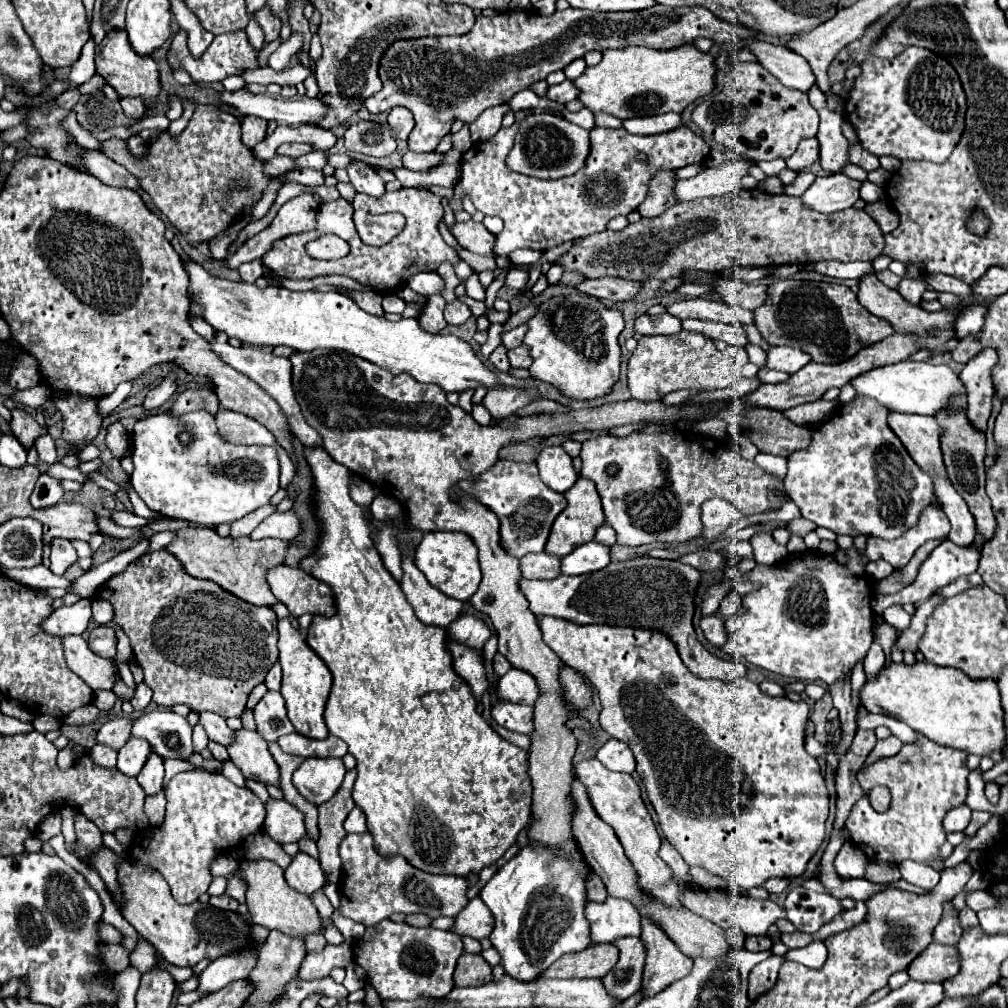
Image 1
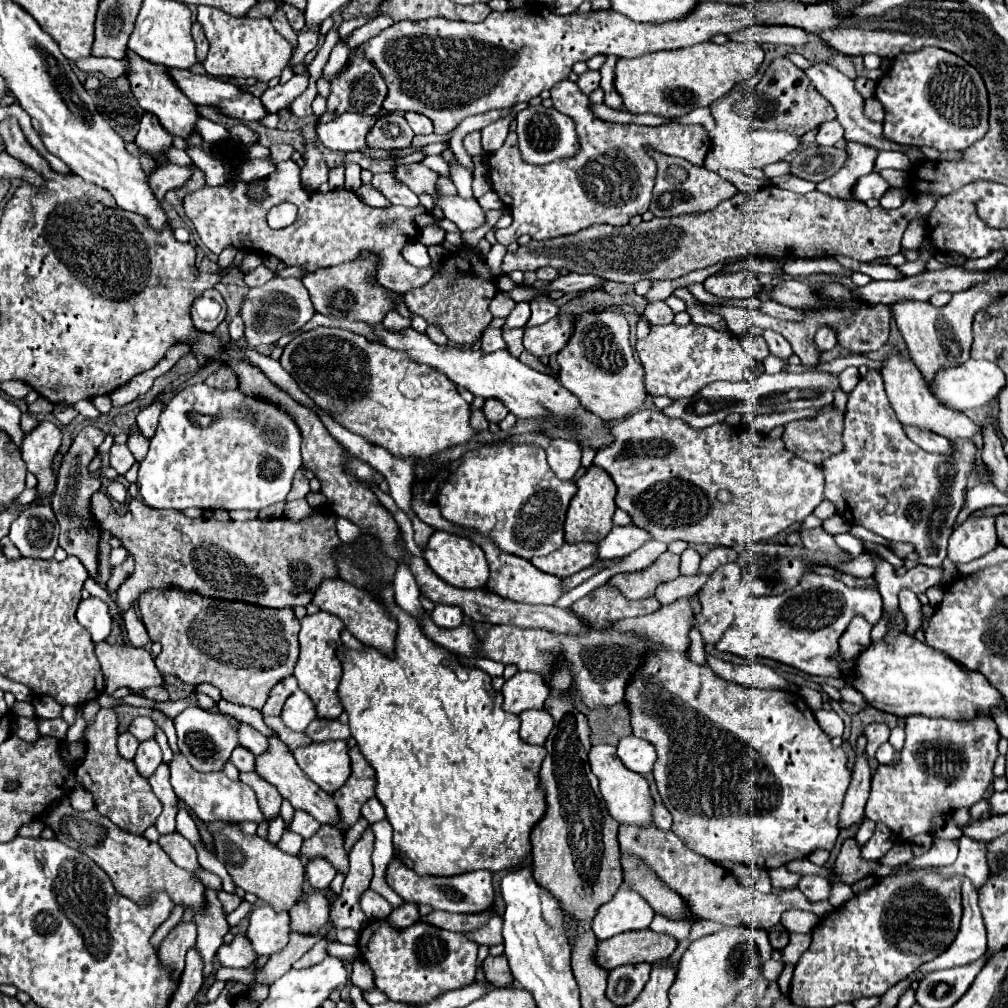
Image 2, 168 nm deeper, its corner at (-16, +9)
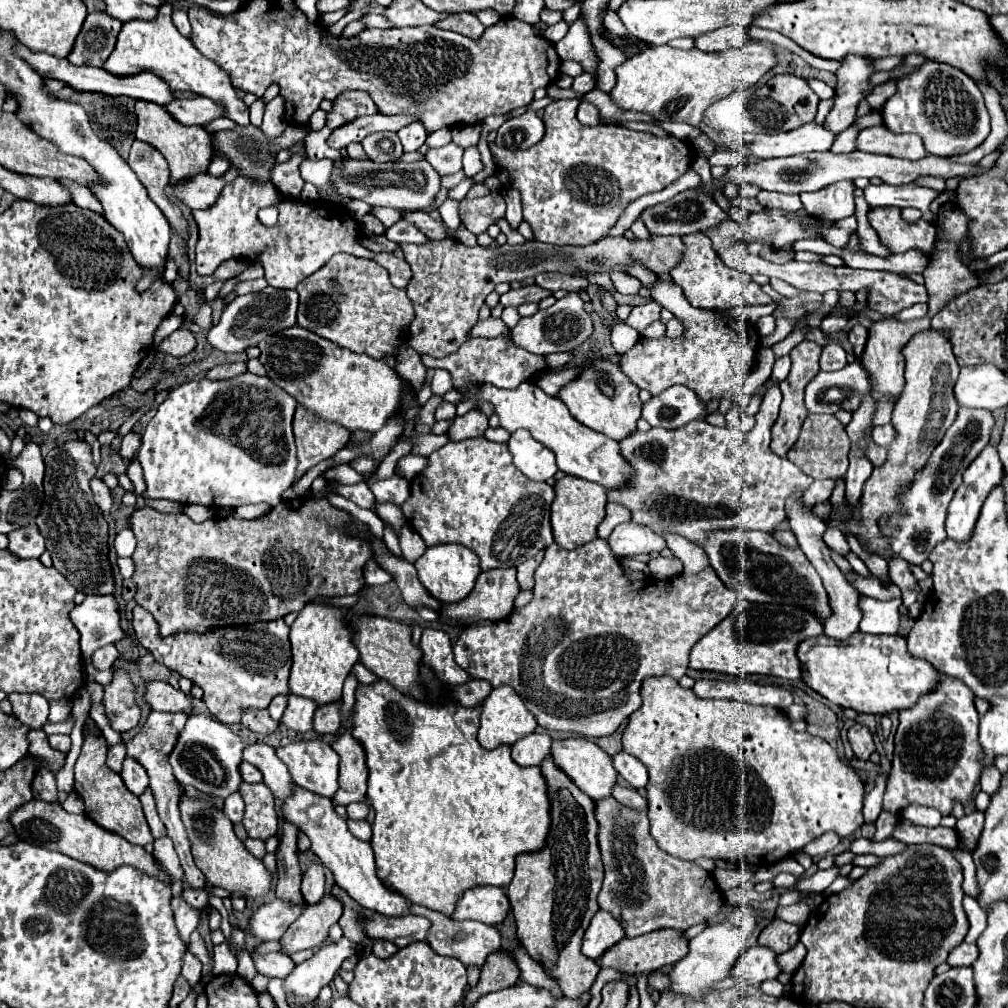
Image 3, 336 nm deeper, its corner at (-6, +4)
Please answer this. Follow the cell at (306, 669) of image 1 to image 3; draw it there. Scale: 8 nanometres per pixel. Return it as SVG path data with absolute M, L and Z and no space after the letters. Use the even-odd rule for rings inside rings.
M308 603L290 629L292 643L292 671L290 693L312 699L318 707L330 705L342 699L344 679L350 675L352 665L358 661L358 651L352 643L352 631L348 627L346 609Z

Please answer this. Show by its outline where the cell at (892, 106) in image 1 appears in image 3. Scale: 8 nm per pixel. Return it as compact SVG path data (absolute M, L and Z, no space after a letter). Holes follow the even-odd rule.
M926 61L916 71L896 79L896 93L882 105L884 127L892 133L916 133L932 155L962 155L984 143L990 115L978 85L960 69Z

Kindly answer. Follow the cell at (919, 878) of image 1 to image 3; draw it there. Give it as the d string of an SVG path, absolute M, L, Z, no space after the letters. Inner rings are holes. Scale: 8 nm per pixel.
M960 943L958 947L954 947L948 955L948 965L950 967L968 967L978 959L978 947L976 945L968 945L968 943Z

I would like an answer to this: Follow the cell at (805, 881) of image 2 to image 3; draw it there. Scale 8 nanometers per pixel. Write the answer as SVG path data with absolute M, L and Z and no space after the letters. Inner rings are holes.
M780 873L772 883L774 883L774 887L778 887L778 889L794 889L796 883L798 883L798 879L796 879L792 873Z

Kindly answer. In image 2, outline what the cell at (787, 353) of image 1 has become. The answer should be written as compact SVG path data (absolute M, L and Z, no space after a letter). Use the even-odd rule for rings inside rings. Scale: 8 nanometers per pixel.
M820 326L818 332L816 332L816 336L814 336L814 340L816 340L816 344L818 344L818 348L822 352L834 348L834 344L838 342L836 340L836 328L832 328L832 326Z

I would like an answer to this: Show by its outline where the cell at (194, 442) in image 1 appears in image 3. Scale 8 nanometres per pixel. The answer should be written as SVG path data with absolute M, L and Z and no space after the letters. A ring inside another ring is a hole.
M244 373L230 381L210 381L198 377L182 383L160 403L156 415L146 425L138 461L144 469L144 499L168 499L180 505L204 507L240 507L266 503L276 507L282 503L282 493L294 483L296 447L292 435L292 417L296 401L268 377Z

